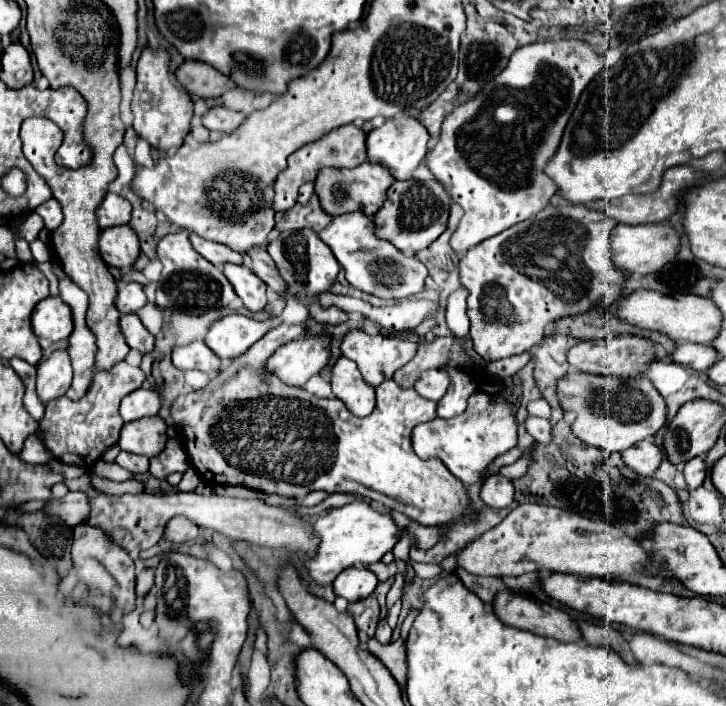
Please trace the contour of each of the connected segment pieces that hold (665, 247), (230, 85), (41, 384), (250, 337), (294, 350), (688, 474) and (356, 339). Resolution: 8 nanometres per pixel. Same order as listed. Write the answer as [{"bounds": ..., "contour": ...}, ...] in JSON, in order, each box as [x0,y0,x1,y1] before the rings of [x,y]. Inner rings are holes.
[{"bounds":[611,225,681,273],"contour":[[[617,225],[611,233],[611,259],[615,265],[627,273],[653,273],[671,263],[679,251],[681,237],[679,233],[667,225]]]},{"bounds":[175,61,235,99],"contour":[[[185,61],[175,71],[175,77],[179,79],[179,85],[185,91],[189,91],[201,99],[221,97],[225,91],[235,89],[235,83],[229,77],[225,77],[223,73],[219,73],[217,69],[209,67],[207,63],[201,63],[201,61]]]},{"bounds":[37,349,73,403],"contour":[[[57,349],[47,361],[41,361],[37,367],[37,395],[43,403],[65,395],[71,385],[73,369],[67,349]]]},{"bounds":[205,313,271,361],"contour":[[[233,313],[227,317],[221,317],[215,321],[207,335],[205,335],[205,345],[225,361],[231,361],[239,355],[243,355],[255,341],[259,341],[267,331],[271,323],[267,321],[255,321],[251,317]]]},{"bounds":[265,337,329,387],"contour":[[[301,337],[279,347],[267,361],[265,371],[277,375],[283,383],[293,387],[305,385],[305,381],[317,375],[329,361],[329,339]]]},{"bounds":[683,457,707,491],"contour":[[[701,457],[697,459],[691,459],[689,463],[685,463],[685,469],[683,469],[683,475],[685,475],[685,481],[687,481],[687,489],[693,491],[697,489],[699,485],[703,485],[703,479],[707,475],[707,465]]]},{"bounds":[341,329,419,387],"contour":[[[353,329],[353,331],[349,331],[349,333],[343,337],[343,341],[341,341],[341,351],[343,351],[345,357],[349,357],[351,361],[357,363],[357,367],[361,369],[363,379],[365,379],[371,387],[377,387],[377,385],[381,385],[385,379],[391,379],[397,369],[401,369],[403,365],[407,365],[407,363],[415,357],[417,345],[419,345],[419,343],[407,341],[407,339],[401,339],[401,337],[367,335],[367,333],[361,331],[361,329]]]}]

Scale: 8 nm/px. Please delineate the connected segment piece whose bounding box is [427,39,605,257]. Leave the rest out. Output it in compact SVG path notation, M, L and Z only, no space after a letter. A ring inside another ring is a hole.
M557 39L529 43L513 51L509 63L497 79L489 81L469 103L461 103L453 113L445 117L441 135L427 157L427 167L433 177L451 187L453 201L465 211L457 231L451 237L451 247L457 255L465 255L477 243L505 231L507 227L521 223L549 205L549 199L557 193L555 183L543 173L543 167L557 151L563 129L577 105L583 89L603 71L603 55L597 47L581 39Z

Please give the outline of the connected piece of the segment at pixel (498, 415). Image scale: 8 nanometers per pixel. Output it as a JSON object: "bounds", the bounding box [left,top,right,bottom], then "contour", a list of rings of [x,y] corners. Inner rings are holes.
{"bounds":[413,391,517,485],"contour":[[[475,391],[469,397],[467,411],[453,419],[433,419],[413,429],[413,449],[421,459],[437,457],[465,485],[481,483],[495,457],[517,445],[517,419],[513,405],[501,395]]]}

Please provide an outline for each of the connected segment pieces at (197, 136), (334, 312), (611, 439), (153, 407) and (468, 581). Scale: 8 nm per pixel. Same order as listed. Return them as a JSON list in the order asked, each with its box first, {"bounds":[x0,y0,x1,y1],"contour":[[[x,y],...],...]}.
[{"bounds":[189,116,210,146],"contour":[[[194,116],[191,121],[191,131],[189,138],[191,138],[192,141],[197,143],[199,146],[199,143],[204,142],[205,140],[207,142],[209,140],[209,135],[210,132],[202,125],[201,118]]]},{"bounds":[309,299,347,325],"contour":[[[315,299],[313,303],[309,305],[309,313],[311,317],[317,321],[317,323],[327,323],[327,325],[341,325],[347,321],[347,313],[339,311],[337,307],[329,307],[329,309],[323,309]]]},{"bounds":[557,371,667,451],"contour":[[[573,371],[559,381],[557,391],[559,391],[563,409],[575,411],[575,415],[577,415],[577,419],[571,423],[573,435],[577,435],[587,445],[601,447],[605,451],[625,451],[625,449],[633,447],[635,443],[653,437],[667,421],[665,401],[645,375],[637,377],[637,379],[617,379],[617,377],[603,377],[603,375],[589,375],[589,373]]]},{"bounds":[121,387,161,421],"contour":[[[139,387],[137,391],[129,393],[123,401],[121,401],[121,417],[123,421],[135,421],[141,417],[149,417],[149,415],[157,415],[161,409],[161,399],[159,393],[153,389],[145,389]]]},{"bounds":[457,567,507,603],"contour":[[[457,567],[457,575],[459,575],[459,579],[463,581],[463,585],[465,585],[469,591],[473,591],[473,593],[475,593],[481,601],[485,601],[485,603],[493,603],[495,595],[497,595],[499,591],[505,591],[505,589],[507,589],[505,583],[503,583],[499,577],[469,575],[467,571],[463,571],[463,569],[459,569],[459,567]]]}]

